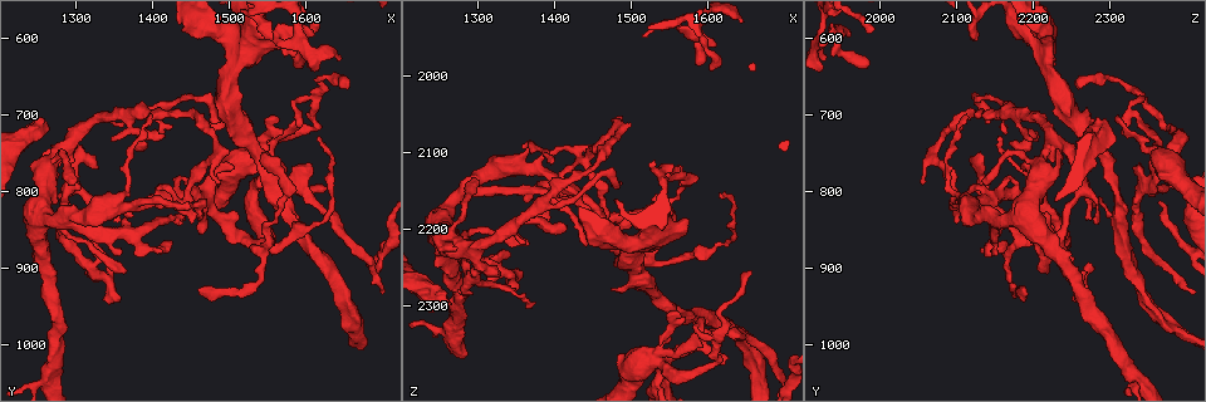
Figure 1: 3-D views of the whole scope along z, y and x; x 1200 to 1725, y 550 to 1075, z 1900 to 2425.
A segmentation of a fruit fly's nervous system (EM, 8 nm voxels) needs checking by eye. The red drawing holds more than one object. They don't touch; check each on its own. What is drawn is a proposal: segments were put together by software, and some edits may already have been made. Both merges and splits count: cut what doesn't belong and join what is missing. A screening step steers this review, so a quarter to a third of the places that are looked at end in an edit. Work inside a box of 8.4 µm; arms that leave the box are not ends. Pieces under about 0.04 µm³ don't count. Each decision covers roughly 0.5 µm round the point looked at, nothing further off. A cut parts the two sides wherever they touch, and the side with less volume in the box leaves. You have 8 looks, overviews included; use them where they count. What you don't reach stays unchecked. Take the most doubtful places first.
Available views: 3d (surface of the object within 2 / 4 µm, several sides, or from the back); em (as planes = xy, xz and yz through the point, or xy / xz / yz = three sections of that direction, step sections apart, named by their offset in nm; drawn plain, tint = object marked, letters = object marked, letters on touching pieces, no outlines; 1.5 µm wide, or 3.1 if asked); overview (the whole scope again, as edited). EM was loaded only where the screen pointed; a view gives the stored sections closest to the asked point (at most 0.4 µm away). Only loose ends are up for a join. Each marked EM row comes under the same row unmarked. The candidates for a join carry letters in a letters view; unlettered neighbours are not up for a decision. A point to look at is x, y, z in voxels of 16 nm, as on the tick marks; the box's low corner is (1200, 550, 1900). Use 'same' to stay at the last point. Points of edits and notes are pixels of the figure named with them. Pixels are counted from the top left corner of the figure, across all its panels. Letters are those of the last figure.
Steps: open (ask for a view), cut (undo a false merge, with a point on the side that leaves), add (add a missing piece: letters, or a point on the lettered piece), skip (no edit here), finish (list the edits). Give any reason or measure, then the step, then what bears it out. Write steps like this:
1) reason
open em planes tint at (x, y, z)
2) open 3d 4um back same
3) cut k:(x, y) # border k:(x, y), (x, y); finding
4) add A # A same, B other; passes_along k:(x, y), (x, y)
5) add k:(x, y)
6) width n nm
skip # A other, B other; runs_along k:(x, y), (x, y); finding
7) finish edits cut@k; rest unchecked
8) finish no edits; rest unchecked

thick end
open em xy step 8 letters at (1480, 715, 2275)

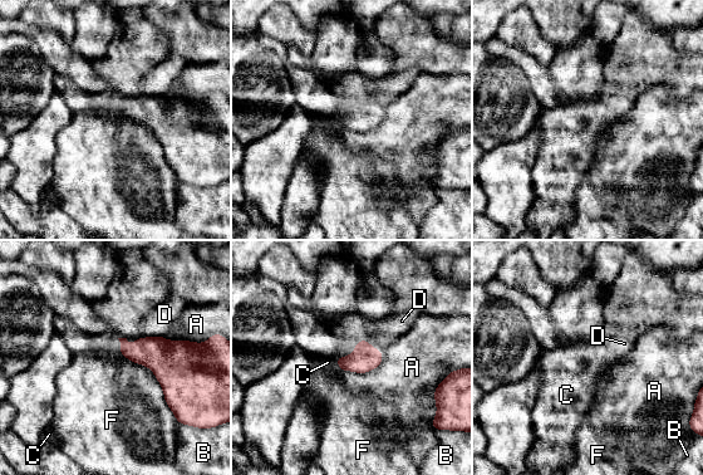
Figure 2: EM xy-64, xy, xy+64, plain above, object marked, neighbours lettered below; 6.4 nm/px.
cut it another way
open em planes letters same

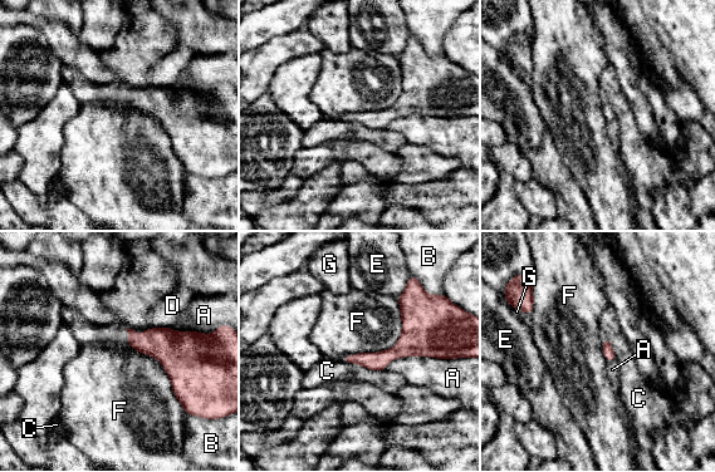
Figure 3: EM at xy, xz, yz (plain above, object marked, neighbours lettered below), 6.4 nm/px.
skip # A other, B other, C other, D other, E other, F other, G other; runs_along 3:(407, 294), (410, 337), (382, 359), (347, 359); no lettered piece goes on from it

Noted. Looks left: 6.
free end
open em yz step 4 letters at (1545, 750, 2130)

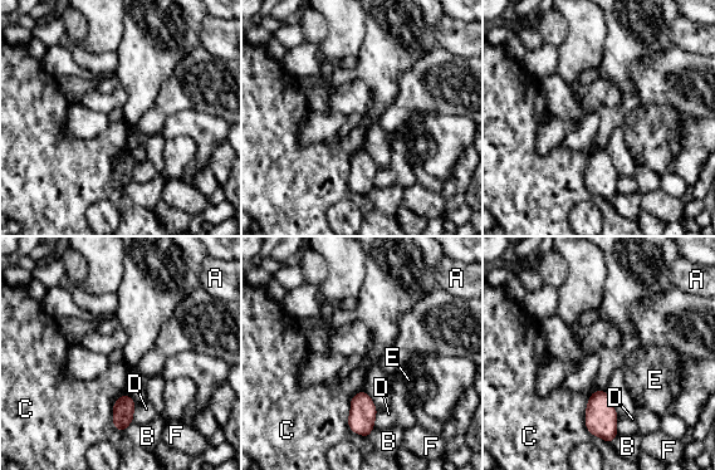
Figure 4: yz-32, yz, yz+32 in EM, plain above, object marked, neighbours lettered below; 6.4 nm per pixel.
open em planes letters same

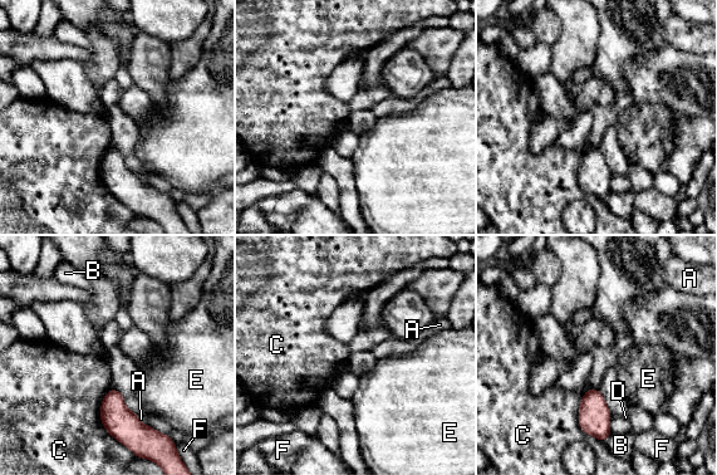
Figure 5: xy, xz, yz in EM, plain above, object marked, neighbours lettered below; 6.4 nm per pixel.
skip # A other, B other, C other, D other, E other, F other; border 5:(109, 388), (101, 422), (137, 456); none of them fits

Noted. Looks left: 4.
free end
open em planes letters at (1400, 700, 2110)

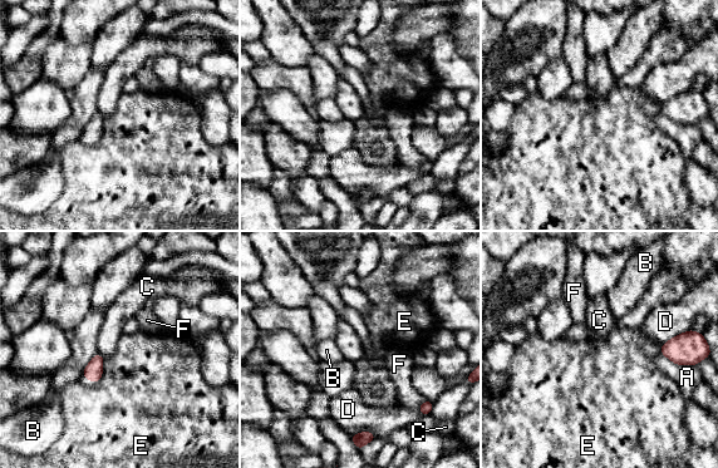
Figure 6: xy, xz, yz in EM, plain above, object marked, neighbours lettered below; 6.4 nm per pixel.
skip # A other, B other, C other, D other, E other, F other; none of them fits

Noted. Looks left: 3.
finish no edits; rest unchecked

